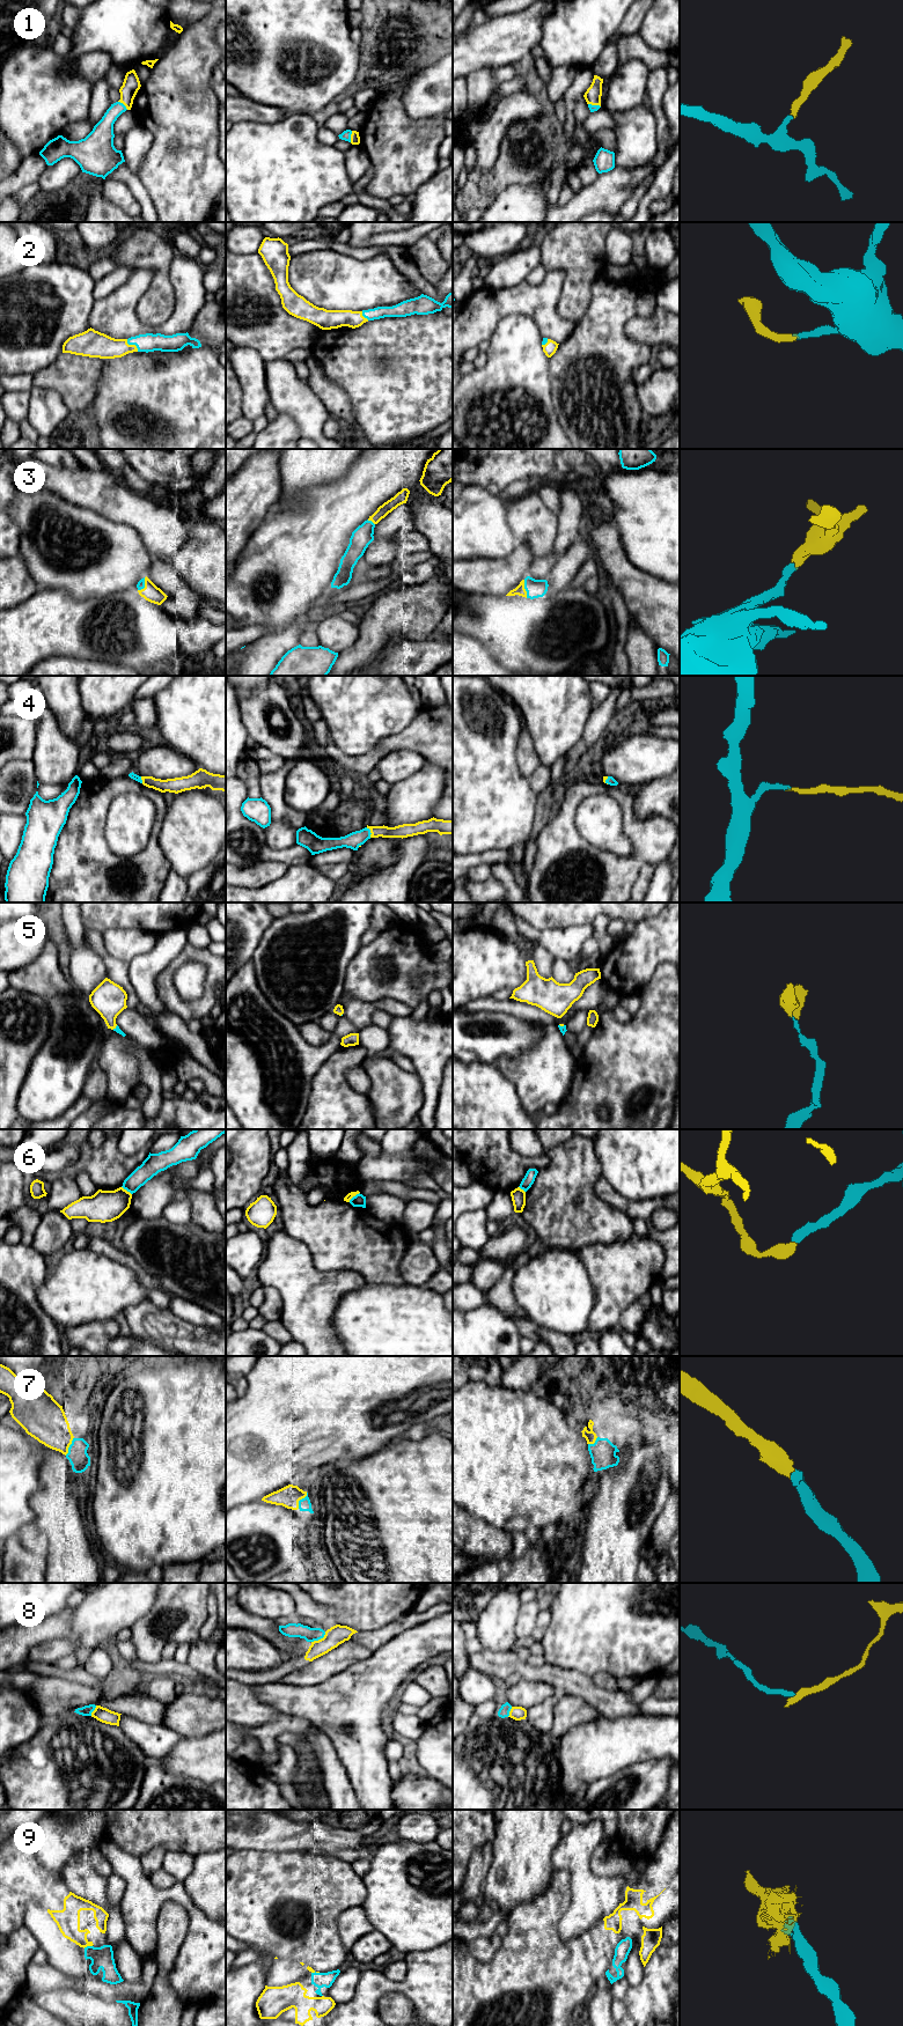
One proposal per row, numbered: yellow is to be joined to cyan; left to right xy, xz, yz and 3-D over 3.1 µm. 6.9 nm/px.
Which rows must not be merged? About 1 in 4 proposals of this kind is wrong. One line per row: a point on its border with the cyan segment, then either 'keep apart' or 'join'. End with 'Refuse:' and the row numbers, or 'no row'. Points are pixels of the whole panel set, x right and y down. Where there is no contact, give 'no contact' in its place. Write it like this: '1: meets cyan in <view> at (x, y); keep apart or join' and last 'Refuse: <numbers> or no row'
1: meets cyan in xz at (350, 137); join
2: meets cyan in xy at (132, 344); join
3: meets cyan in yz at (526, 589); join
4: meets cyan in xz at (369, 832); join
5: meets cyan in xy at (116, 1026); join
6: meets cyan in xz at (353, 1196); keep apart
7: meets cyan in xz at (300, 1500); join
8: meets cyan in xz at (320, 1638); join
9: meets cyan in xy at (87, 1946); join
Refuse: 6

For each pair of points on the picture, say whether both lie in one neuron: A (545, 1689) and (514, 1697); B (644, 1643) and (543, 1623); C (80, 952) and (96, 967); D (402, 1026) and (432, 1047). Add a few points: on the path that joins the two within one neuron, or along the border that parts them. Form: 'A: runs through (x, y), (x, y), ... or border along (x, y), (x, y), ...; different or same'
A: runs through (537, 1692), (522, 1693); same
B: border along (550, 1611), (550, 1622), (541, 1640); different
C: runs through (83, 956), (93, 965); same
D: runs through (409, 1033), (416, 1040), (425, 1044); same

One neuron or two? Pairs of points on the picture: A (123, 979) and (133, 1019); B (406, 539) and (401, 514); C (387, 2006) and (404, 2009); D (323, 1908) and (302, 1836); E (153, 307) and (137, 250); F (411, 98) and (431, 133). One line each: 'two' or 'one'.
A: two
B: two
C: one
D: two
E: one
F: two

